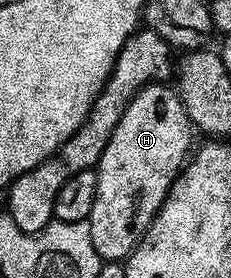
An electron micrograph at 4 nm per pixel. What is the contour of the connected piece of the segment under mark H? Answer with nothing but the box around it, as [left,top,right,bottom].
[87,83,194,262]

